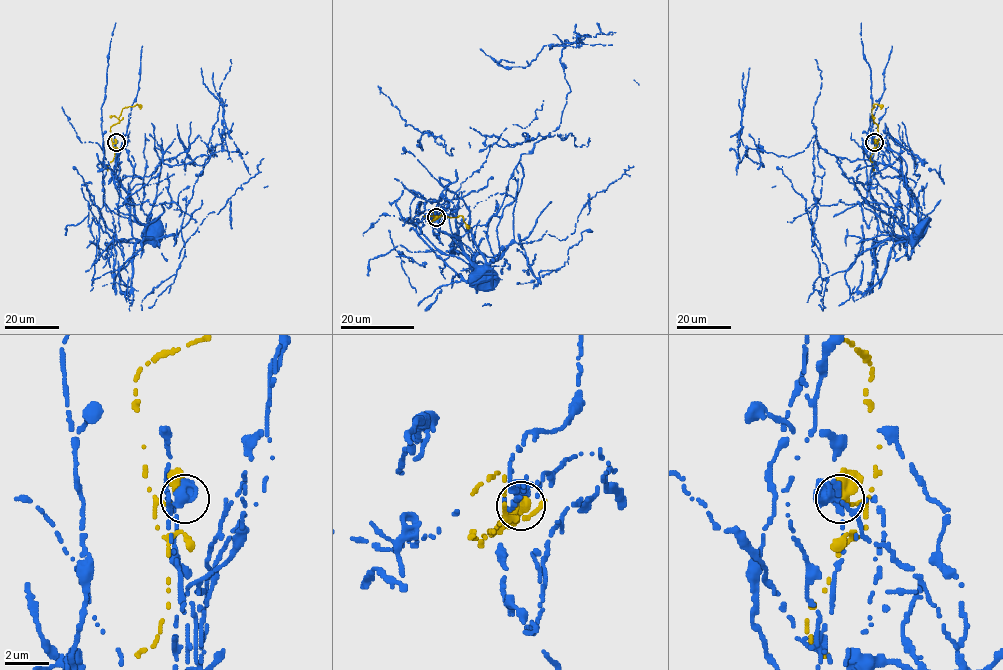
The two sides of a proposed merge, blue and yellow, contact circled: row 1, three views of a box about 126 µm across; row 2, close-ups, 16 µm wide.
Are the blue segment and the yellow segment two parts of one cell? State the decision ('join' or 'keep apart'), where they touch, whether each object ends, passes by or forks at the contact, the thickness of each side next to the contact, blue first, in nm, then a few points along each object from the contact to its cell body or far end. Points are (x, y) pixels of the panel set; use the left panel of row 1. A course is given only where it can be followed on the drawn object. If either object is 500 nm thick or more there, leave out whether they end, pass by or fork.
keep apart; at (116, 142); blue passes by; yellow passes by; 320 nm thick on the blue side, 360 nm on the other; blue runs (116, 142), (113, 183), (126, 200), (117, 210), (132, 214), (144, 224), (146, 236), (152, 224); yellow runs (116, 142), (111, 140), (110, 127), (119, 121), (122, 109), (136, 104), (140, 109)

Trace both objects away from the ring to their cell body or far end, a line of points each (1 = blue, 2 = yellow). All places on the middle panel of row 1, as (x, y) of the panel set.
1: (435, 216), (432, 211), (448, 205), (437, 226), (473, 252), (477, 272), (483, 280)
2: (435, 217), (427, 222), (444, 214), (449, 217), (460, 215), (468, 226)

